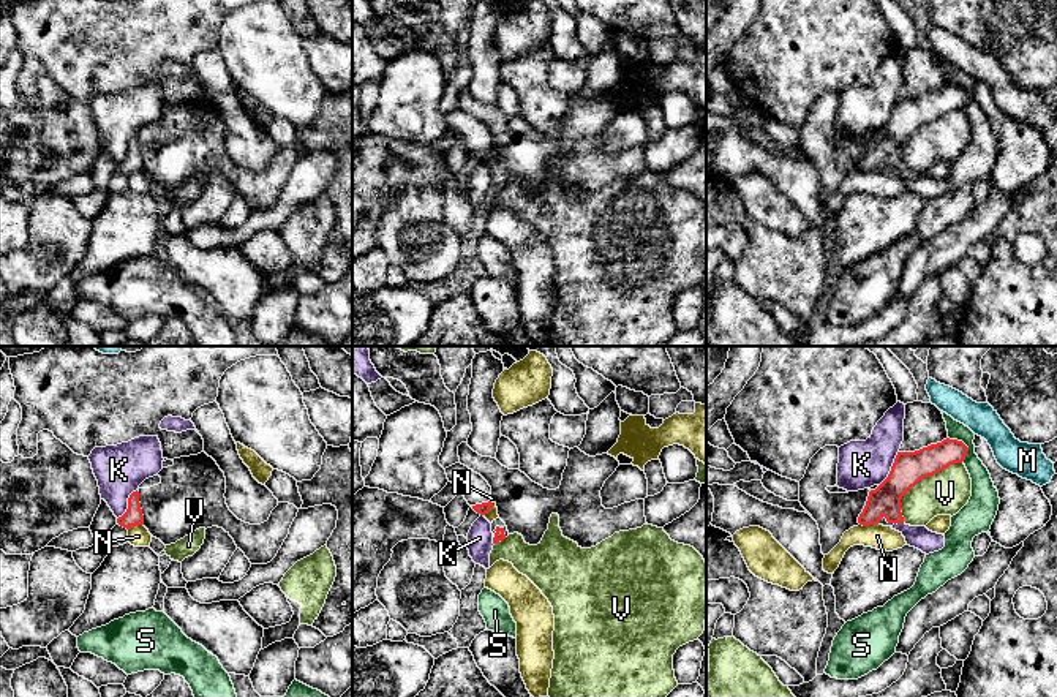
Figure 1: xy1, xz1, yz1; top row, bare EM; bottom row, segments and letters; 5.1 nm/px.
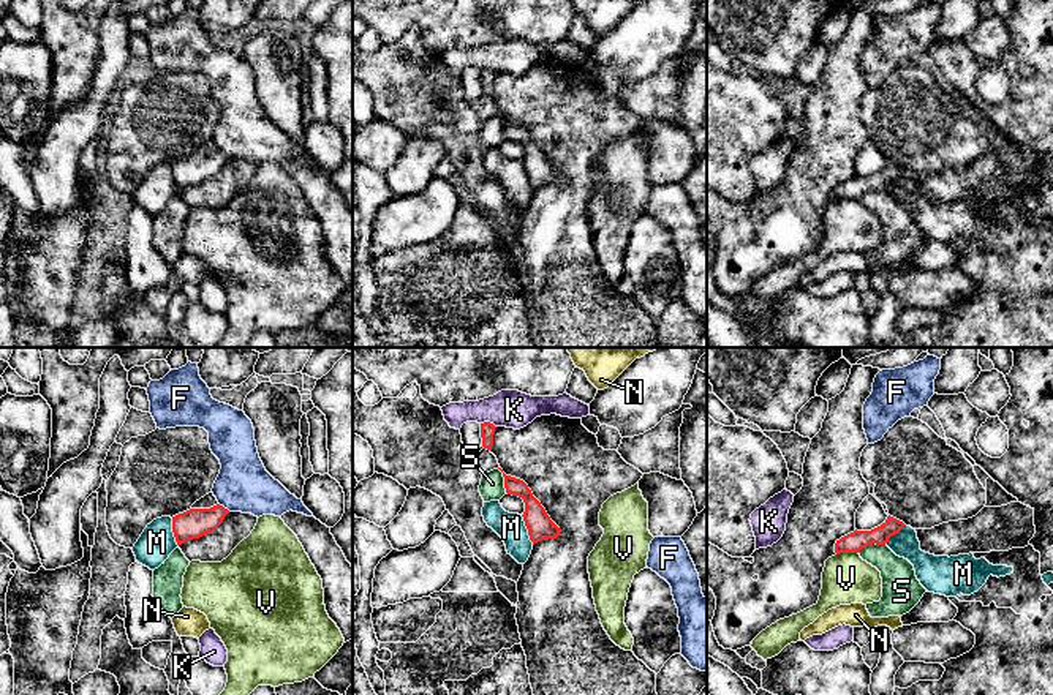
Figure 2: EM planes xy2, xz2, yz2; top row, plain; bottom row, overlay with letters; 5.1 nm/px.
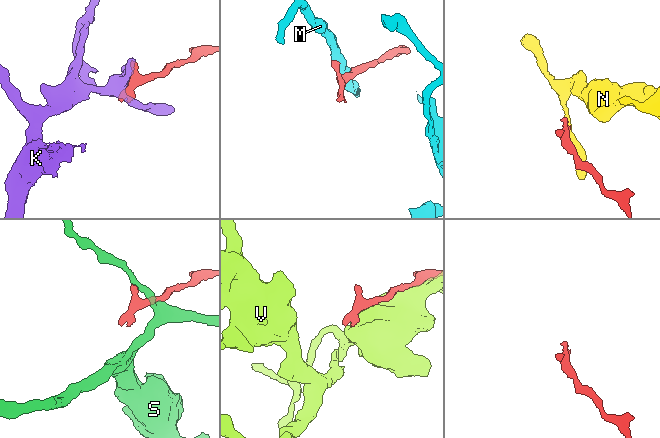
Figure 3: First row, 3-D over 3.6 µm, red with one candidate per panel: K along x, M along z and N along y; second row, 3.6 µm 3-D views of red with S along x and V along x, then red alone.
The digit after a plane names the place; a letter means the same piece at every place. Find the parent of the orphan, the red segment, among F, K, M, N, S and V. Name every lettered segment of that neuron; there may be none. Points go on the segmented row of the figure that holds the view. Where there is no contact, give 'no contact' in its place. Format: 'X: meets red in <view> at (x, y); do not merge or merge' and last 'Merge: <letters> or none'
F: meets red in xy2 at (223, 507); do not merge
K: meets red in yz1 at (891, 468); do not merge
M: meets red in xz2 at (527, 528); do not merge
N: meets red in yz1 at (869, 523); do not merge
S: meets red in yz1 at (966, 446); do not merge
V: meets red in yz1 at (918, 481); do not merge
Merge: none

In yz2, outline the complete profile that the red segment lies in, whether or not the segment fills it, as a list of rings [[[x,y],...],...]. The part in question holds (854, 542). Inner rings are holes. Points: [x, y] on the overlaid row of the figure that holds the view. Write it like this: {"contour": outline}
{"contour": [[[887,517],[887,520],[871,529],[871,531],[854,531],[835,543],[835,553],[859,553],[862,548],[868,545],[885,545],[889,539],[898,534],[906,524],[893,517]]]}

